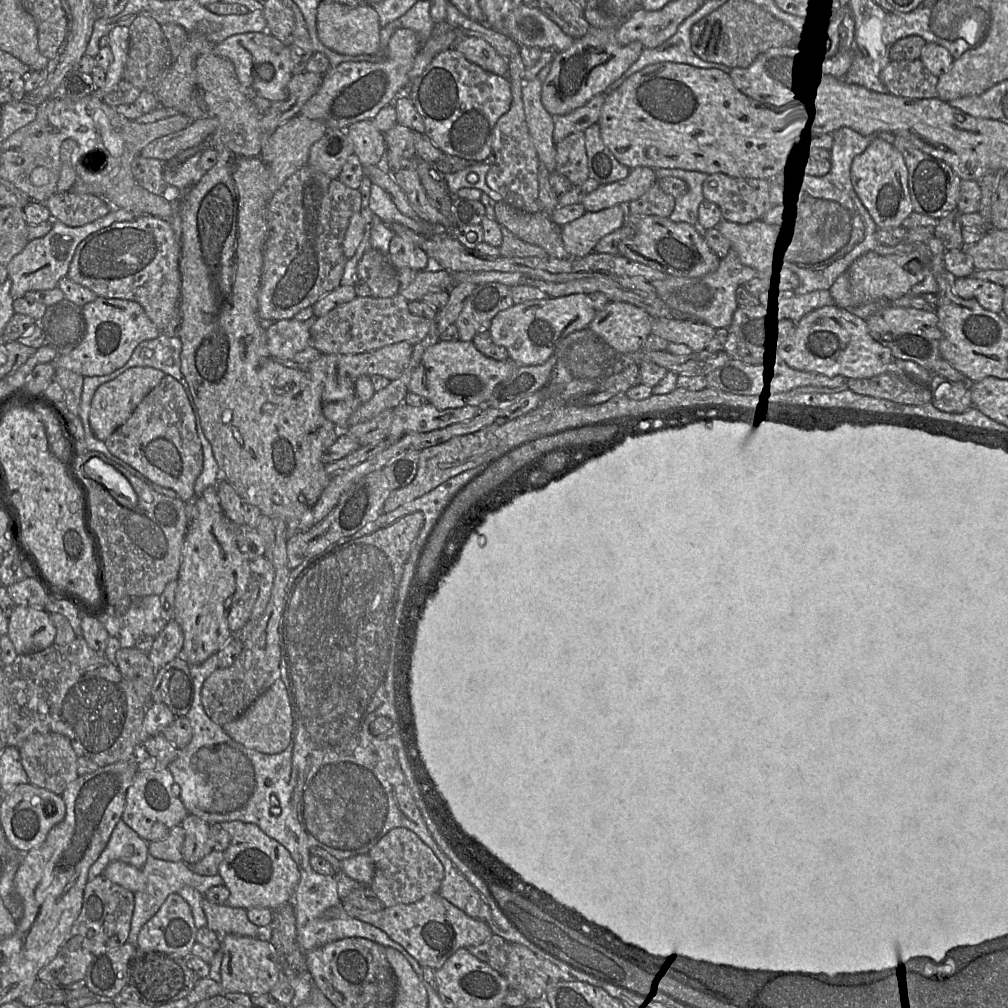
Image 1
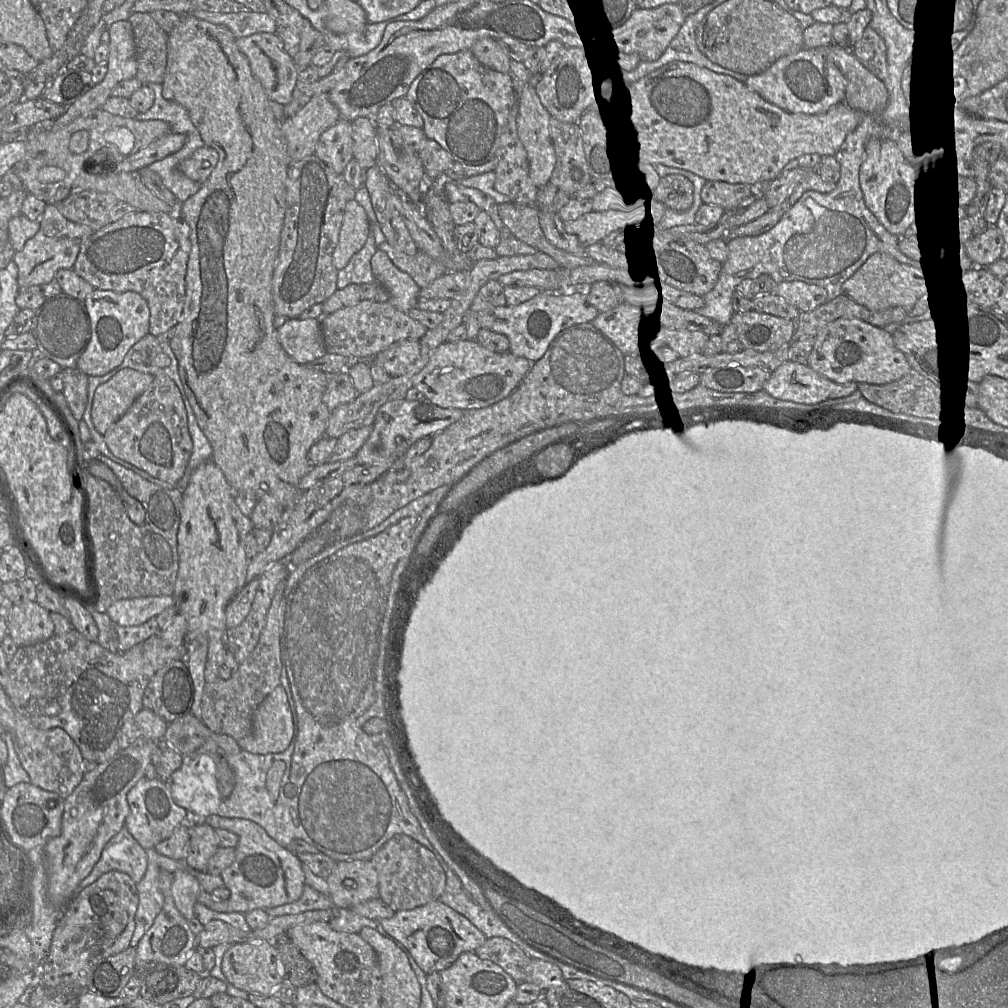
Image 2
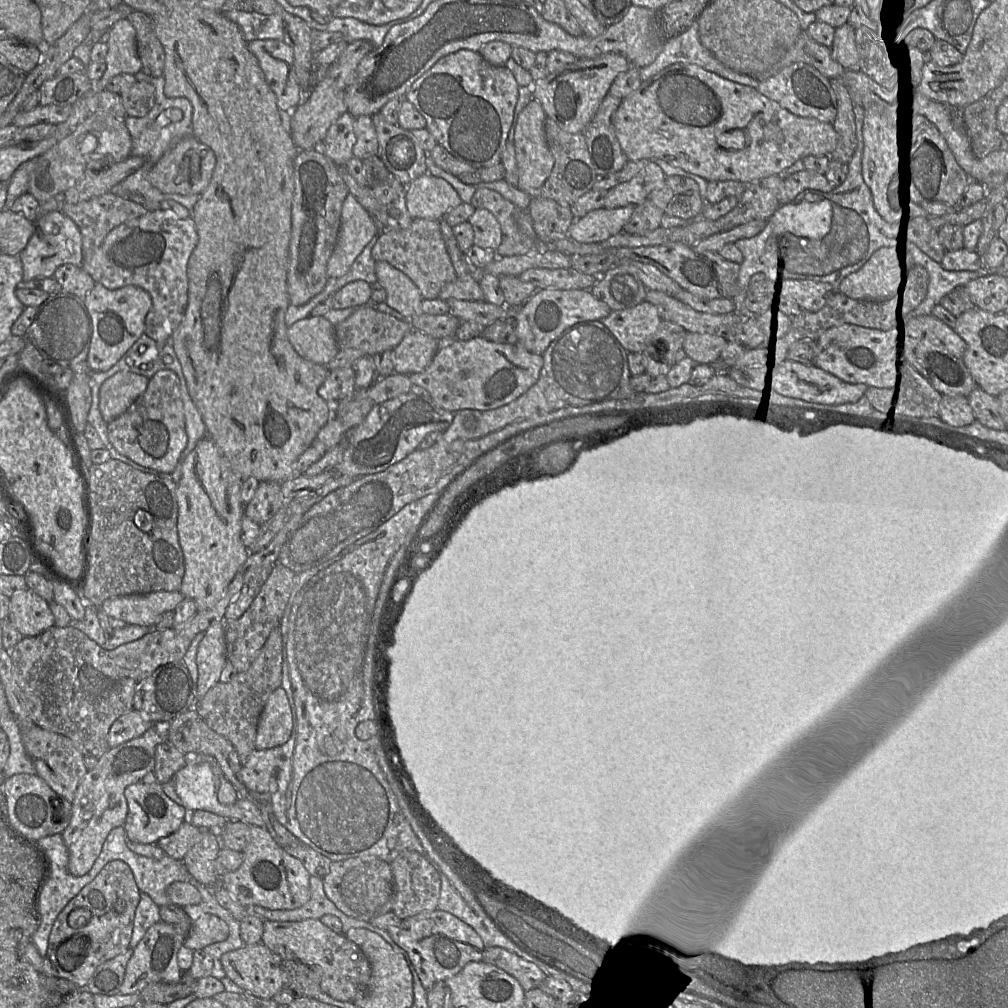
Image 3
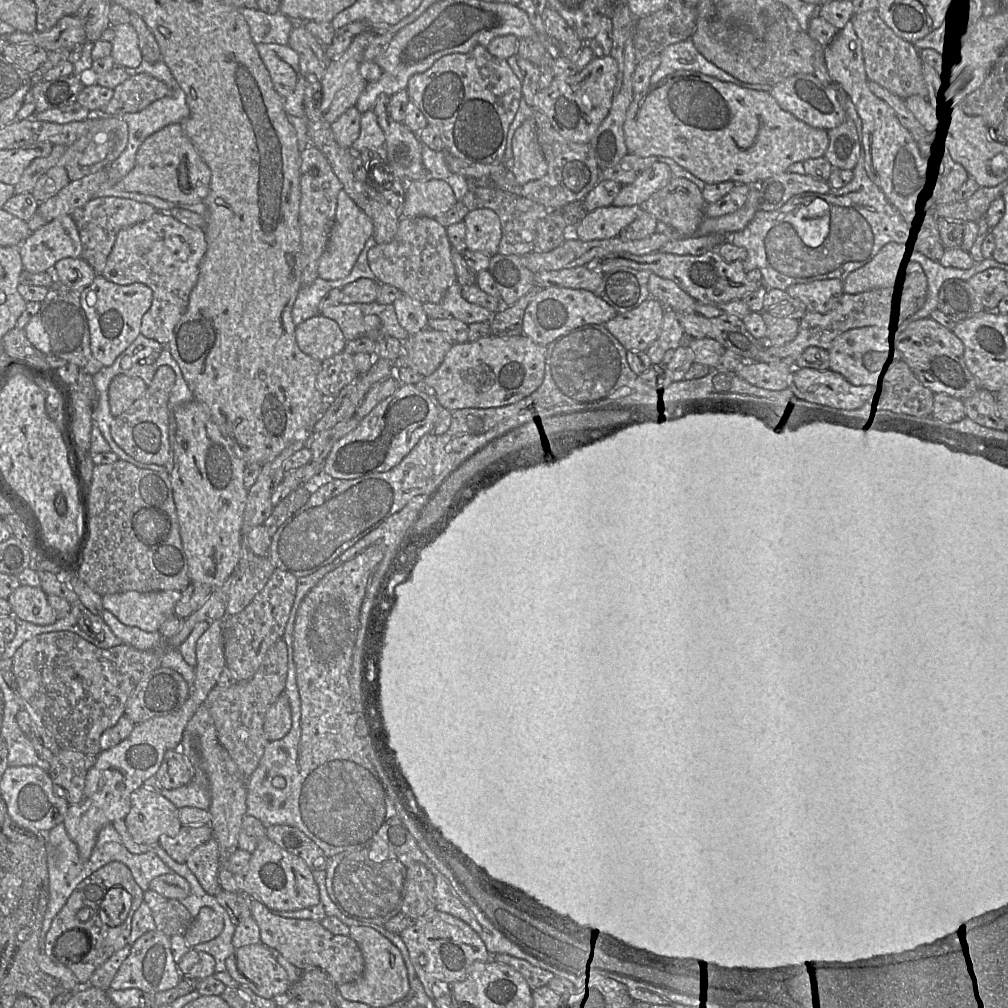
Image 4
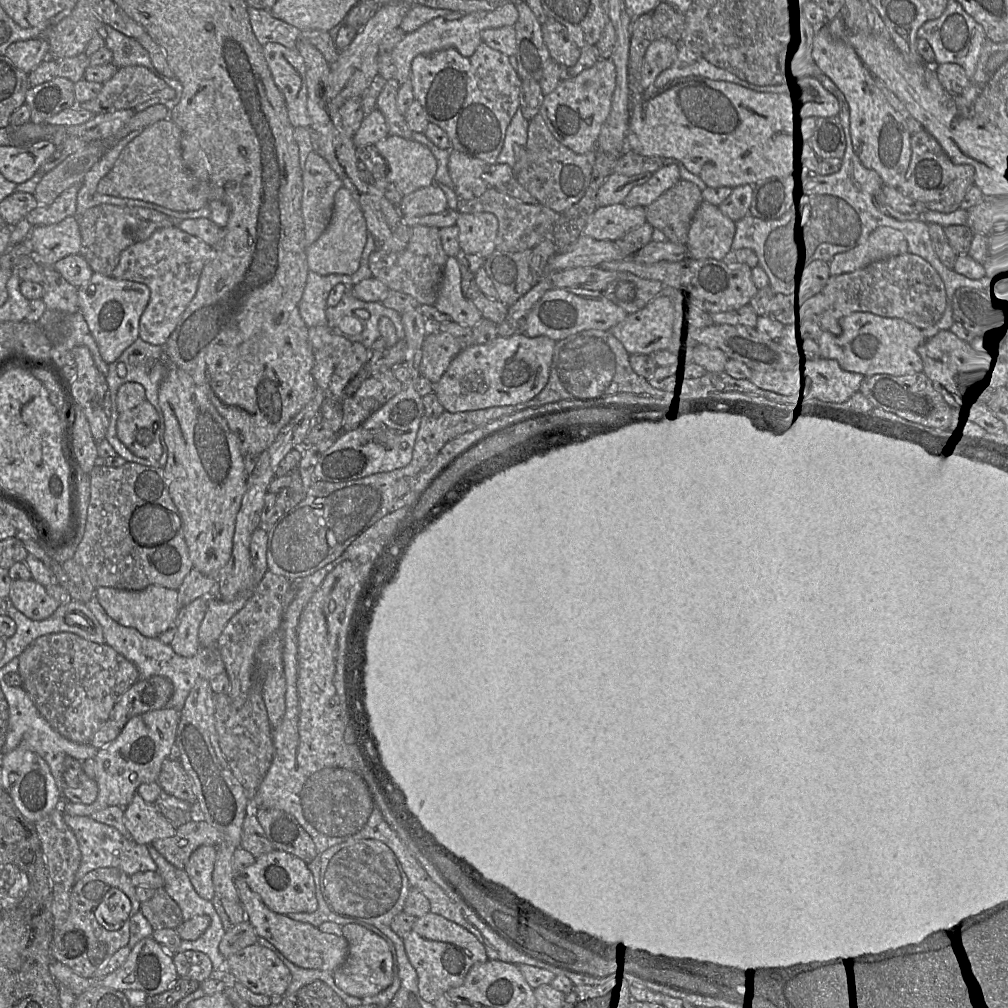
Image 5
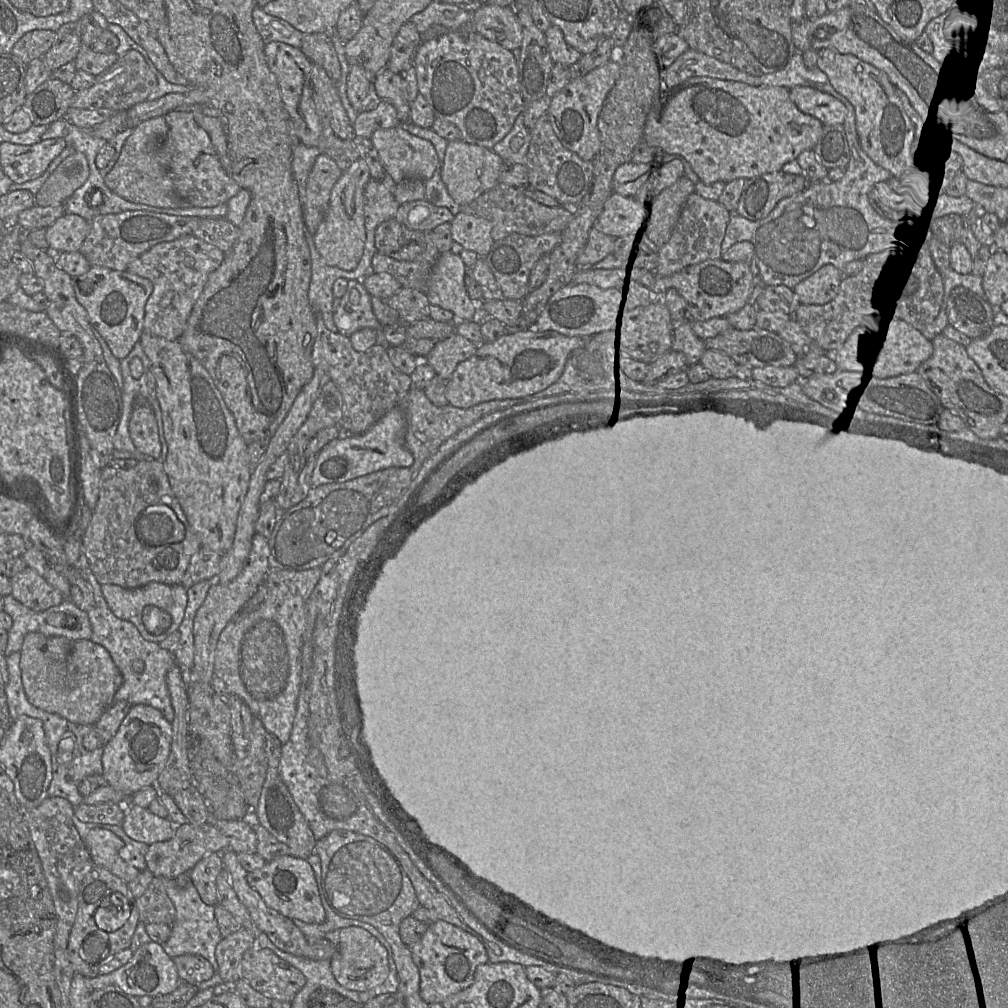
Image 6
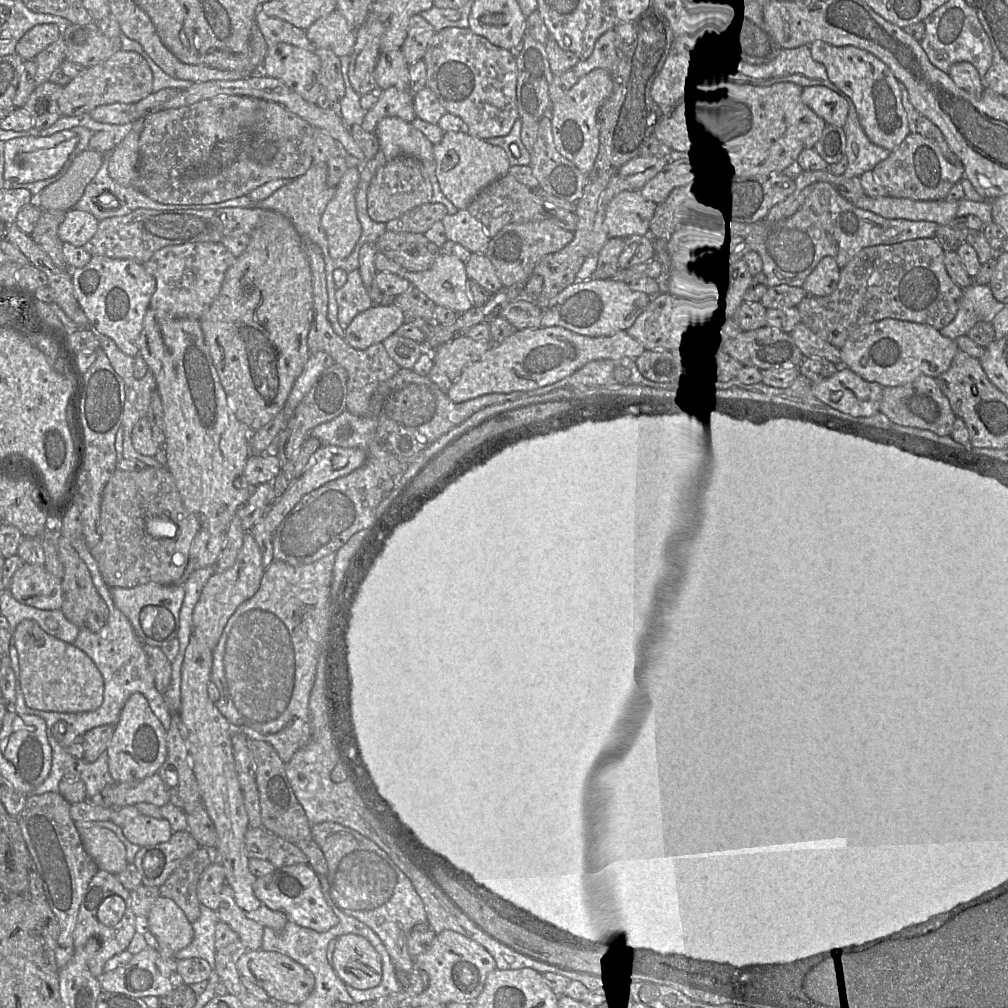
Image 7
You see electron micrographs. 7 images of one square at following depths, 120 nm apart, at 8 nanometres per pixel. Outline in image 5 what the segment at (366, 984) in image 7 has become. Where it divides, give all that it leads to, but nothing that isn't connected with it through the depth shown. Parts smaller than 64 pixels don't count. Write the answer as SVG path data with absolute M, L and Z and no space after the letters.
M353 923L342 926L342 936L348 943L348 955L343 964L333 972L337 987L343 992L357 998L372 997L387 988L393 980L392 952L388 943L374 932Z

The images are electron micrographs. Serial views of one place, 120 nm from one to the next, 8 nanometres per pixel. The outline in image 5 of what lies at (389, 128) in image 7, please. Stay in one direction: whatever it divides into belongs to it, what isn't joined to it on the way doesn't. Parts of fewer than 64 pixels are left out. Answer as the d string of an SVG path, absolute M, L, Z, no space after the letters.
M389 134L375 143L375 146L387 162L387 180L395 184L403 196L434 183L437 161L432 152L423 144L413 139Z

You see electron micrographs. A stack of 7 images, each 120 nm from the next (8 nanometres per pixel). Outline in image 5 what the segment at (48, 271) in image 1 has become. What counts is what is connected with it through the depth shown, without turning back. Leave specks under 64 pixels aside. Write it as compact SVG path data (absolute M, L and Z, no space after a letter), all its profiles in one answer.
M75 216L56 224L33 226L29 239L33 244L33 256L41 265L53 266L68 255L80 253L81 234Z

